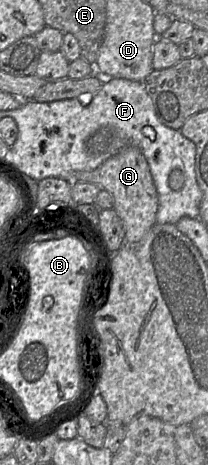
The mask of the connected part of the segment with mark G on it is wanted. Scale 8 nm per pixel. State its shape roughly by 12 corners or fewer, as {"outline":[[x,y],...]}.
{"outline":[[127,147],[70,182],[114,198],[127,243],[156,224],[158,194],[149,164]]}

